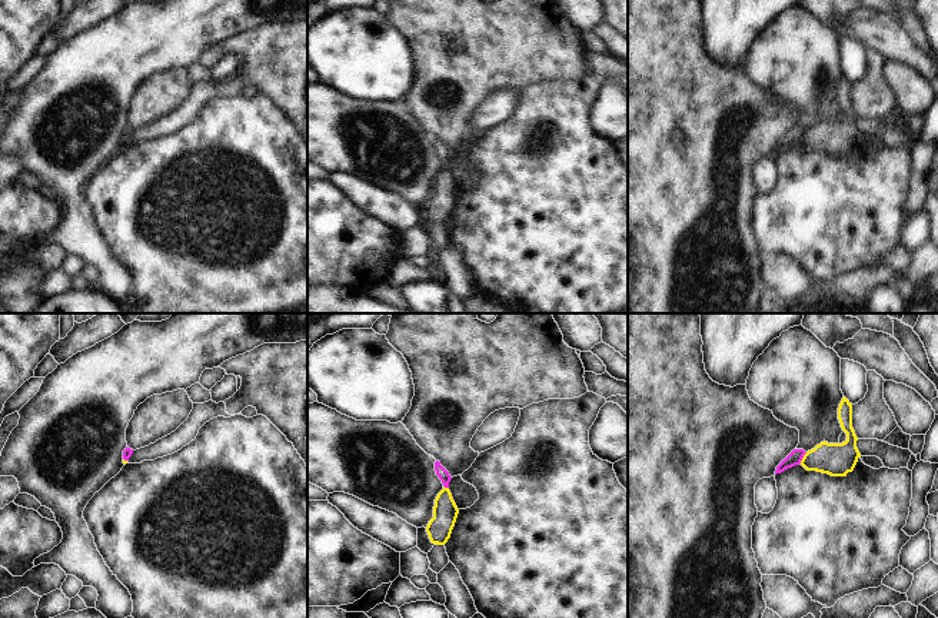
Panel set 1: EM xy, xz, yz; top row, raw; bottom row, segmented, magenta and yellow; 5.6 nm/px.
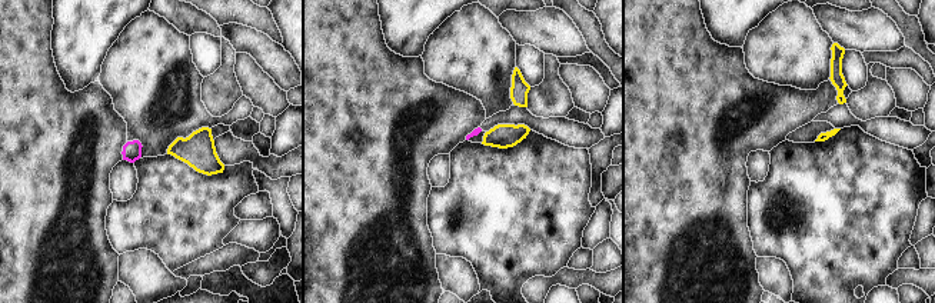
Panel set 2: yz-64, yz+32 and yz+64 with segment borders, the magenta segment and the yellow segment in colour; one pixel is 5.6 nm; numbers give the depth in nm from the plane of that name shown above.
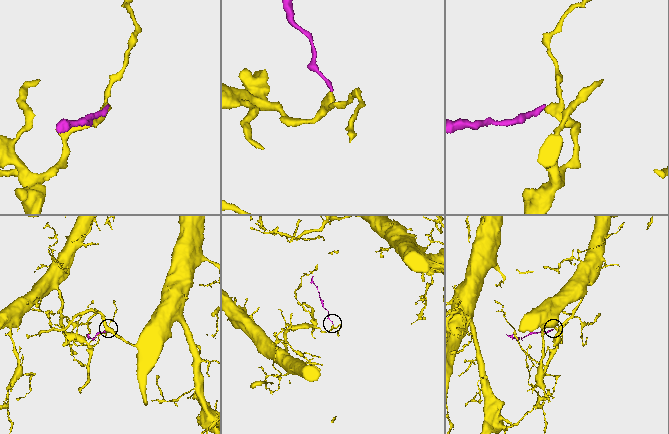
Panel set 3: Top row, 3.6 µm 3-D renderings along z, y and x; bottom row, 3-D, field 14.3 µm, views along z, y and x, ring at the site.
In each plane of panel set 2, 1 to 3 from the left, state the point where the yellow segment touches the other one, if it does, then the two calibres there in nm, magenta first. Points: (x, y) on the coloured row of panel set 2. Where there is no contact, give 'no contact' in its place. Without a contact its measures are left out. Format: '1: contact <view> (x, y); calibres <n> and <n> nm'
1: no contact
2: no contact
3: no contact

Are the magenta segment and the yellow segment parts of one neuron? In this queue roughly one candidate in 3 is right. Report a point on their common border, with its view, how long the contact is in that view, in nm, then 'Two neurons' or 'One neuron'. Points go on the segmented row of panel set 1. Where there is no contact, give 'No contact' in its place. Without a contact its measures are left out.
Touches magenta at yz (802, 457). Shared border 80 nm. Two neurons

